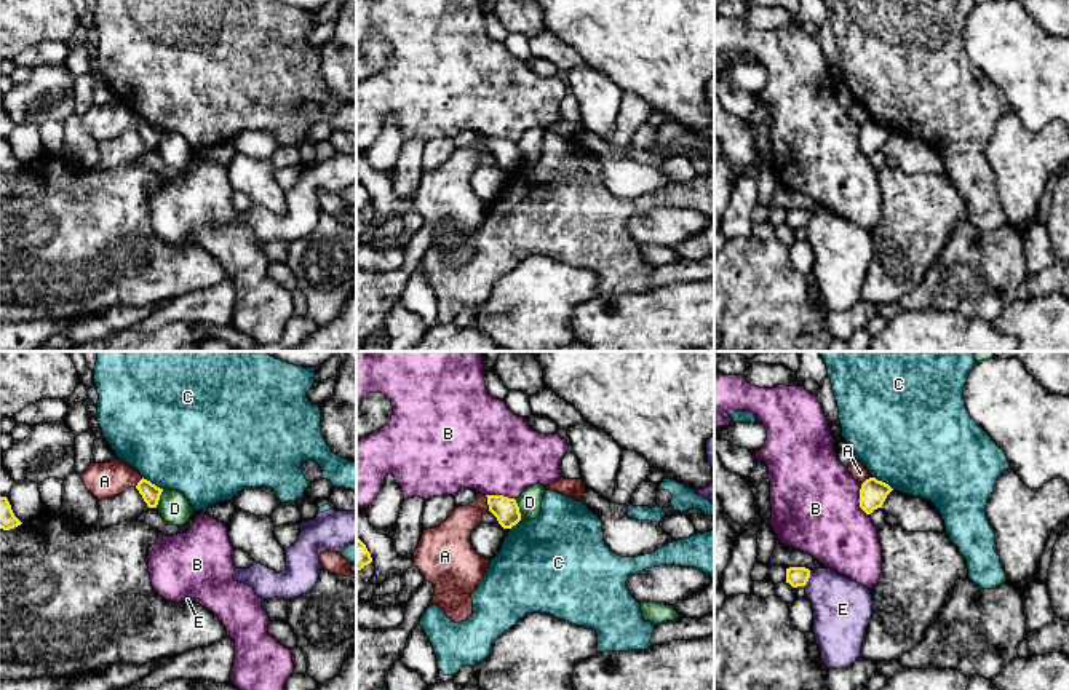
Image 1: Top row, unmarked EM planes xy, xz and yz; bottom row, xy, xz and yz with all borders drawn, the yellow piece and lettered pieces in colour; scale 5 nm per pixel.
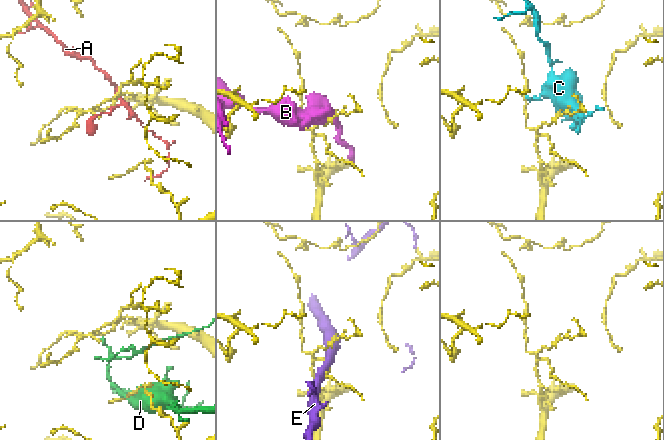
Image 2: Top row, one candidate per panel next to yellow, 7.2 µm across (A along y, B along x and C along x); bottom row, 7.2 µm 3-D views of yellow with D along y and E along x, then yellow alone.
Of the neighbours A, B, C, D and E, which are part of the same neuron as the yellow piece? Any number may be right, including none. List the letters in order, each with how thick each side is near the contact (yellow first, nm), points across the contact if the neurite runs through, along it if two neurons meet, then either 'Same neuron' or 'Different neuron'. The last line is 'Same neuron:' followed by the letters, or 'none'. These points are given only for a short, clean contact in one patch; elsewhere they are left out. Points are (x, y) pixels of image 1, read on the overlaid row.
A: Thickness 130 nm (yellow) against 180 nm. Boundary: xz (484, 495), (489, 510). Different neuron
B: Thickness 140 nm (yellow) against 440 nm. Different neuron
C: Thickness 140 nm (yellow) against 500 nm. Boundary: yz (873, 476), (894, 489). Different neuron
D: Thickness 130 nm (yellow) against 120 nm. Different neuron
E: Thickness 100 nm (yellow) against 300 nm. Different neuron
Same neuron: none

